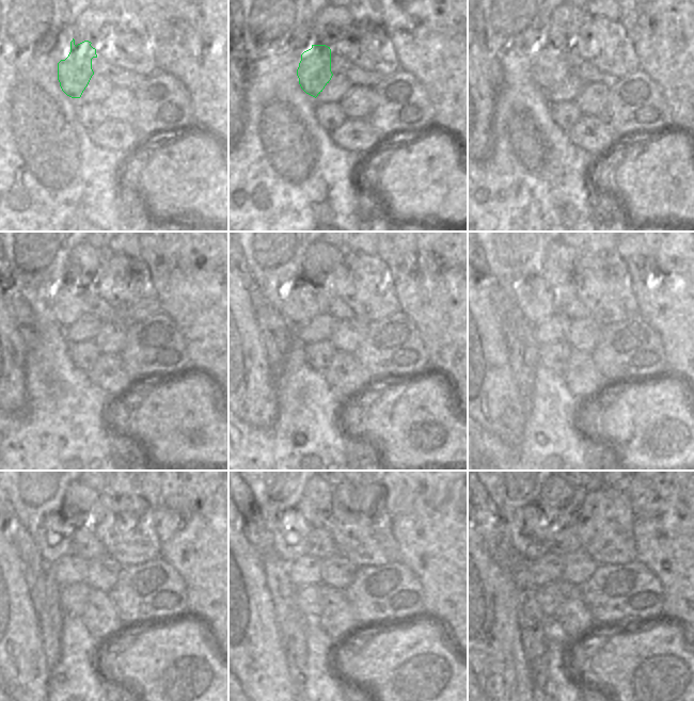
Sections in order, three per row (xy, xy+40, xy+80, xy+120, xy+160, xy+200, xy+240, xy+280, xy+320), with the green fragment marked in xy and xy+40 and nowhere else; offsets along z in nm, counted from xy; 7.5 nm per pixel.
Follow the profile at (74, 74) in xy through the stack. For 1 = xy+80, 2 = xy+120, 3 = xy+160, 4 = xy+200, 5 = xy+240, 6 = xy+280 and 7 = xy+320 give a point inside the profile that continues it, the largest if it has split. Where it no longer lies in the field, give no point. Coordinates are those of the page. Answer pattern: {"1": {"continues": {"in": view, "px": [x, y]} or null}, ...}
{"1": {"continues": {"in": "xy+80", "px": [550, 67]}}, "2": {"continues": {"in": "xy+120", "px": [69, 303]}}, "3": {"continues": {"in": "xy+160", "px": [301, 305]}}, "4": {"continues": {"in": "xy+200", "px": [534, 298]}}, "5": {"continues": {"in": "xy+240", "px": [53, 536]}}, "6": {"continues": {"in": "xy+280", "px": [289, 536]}}, "7": {"continues": {"in": "xy+320", "px": [531, 536]}}}

